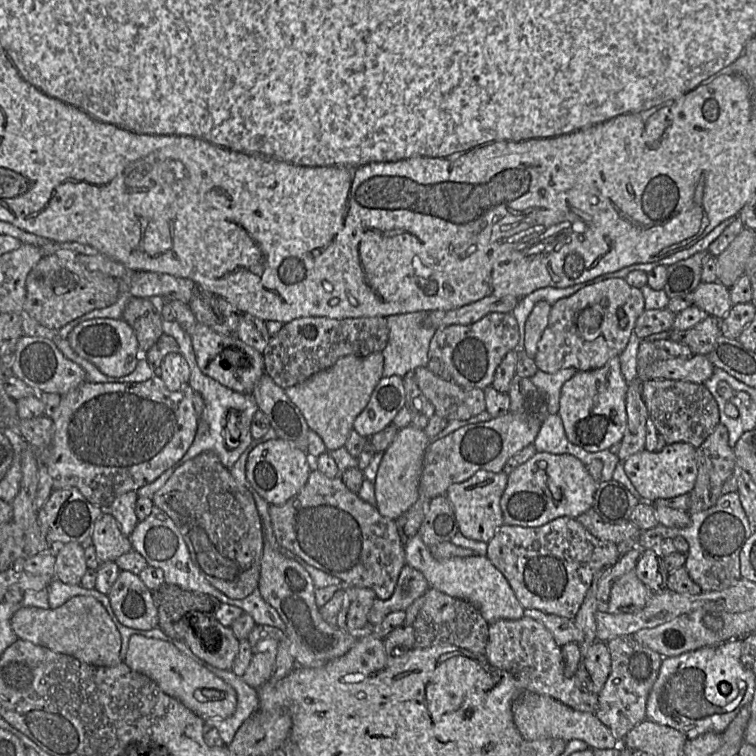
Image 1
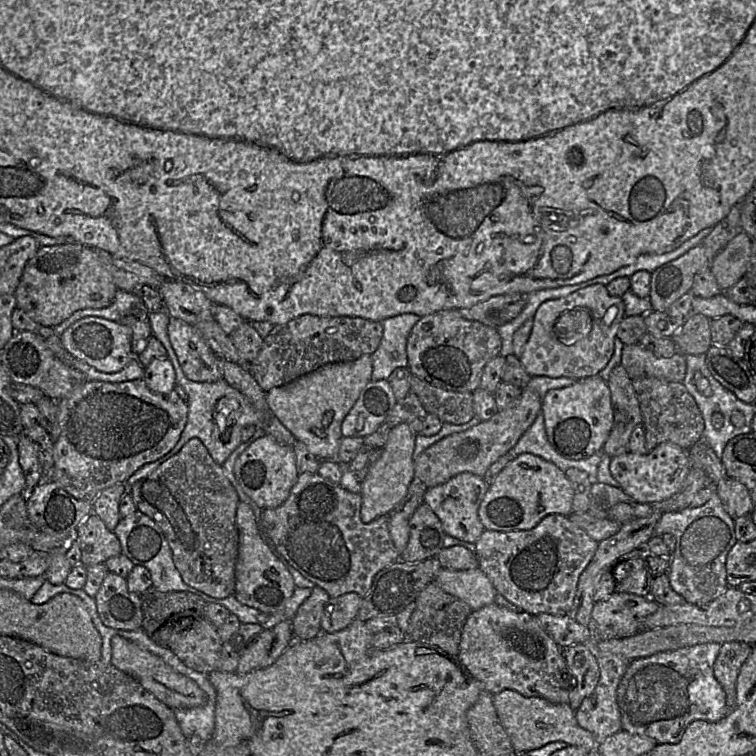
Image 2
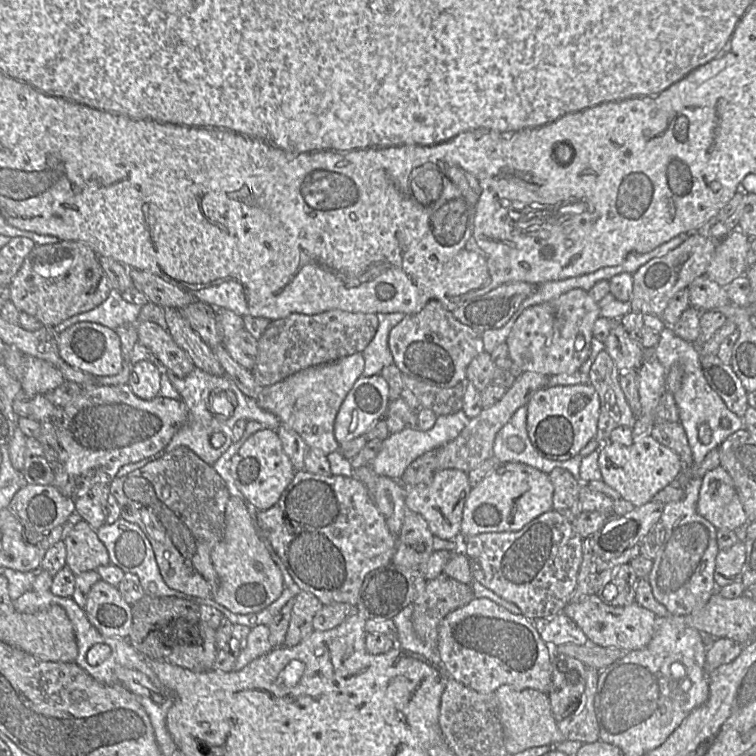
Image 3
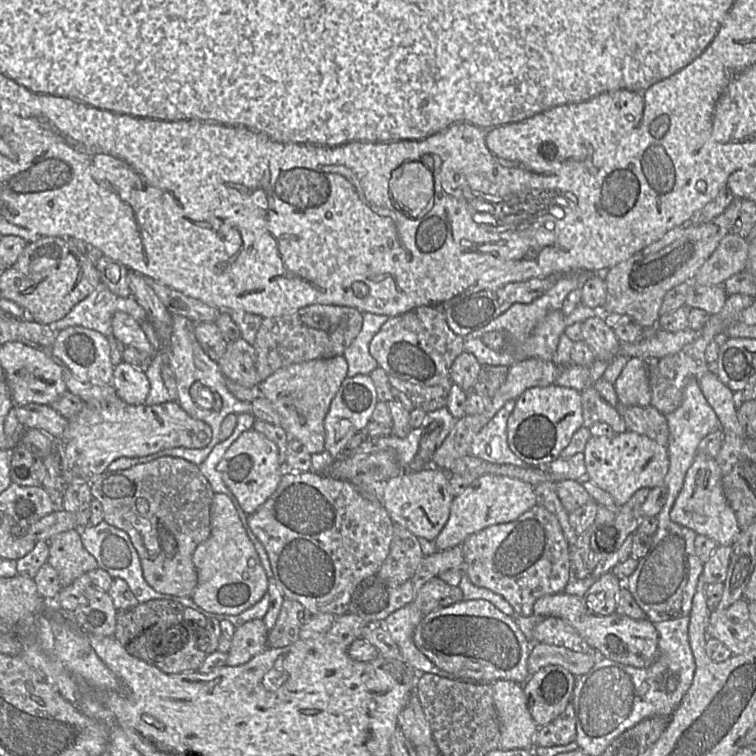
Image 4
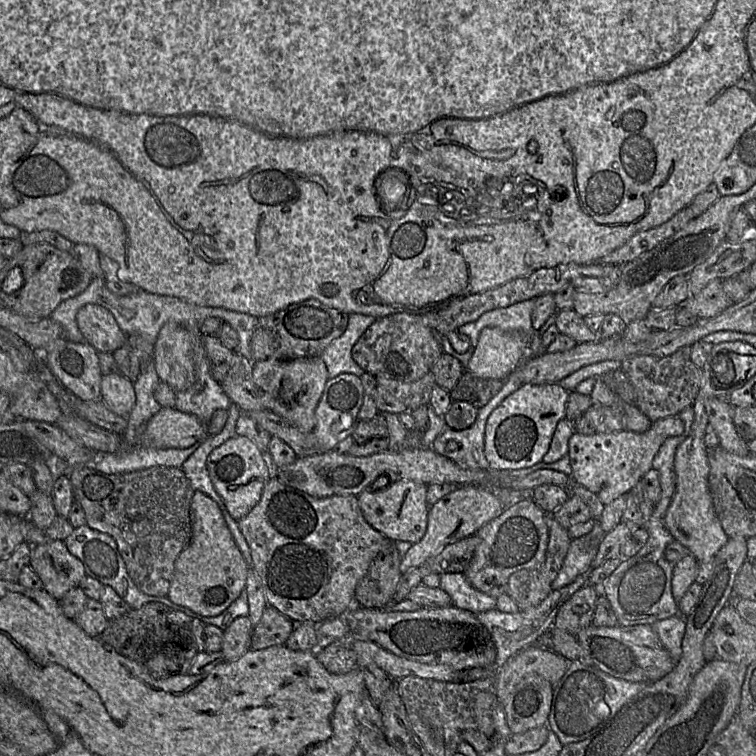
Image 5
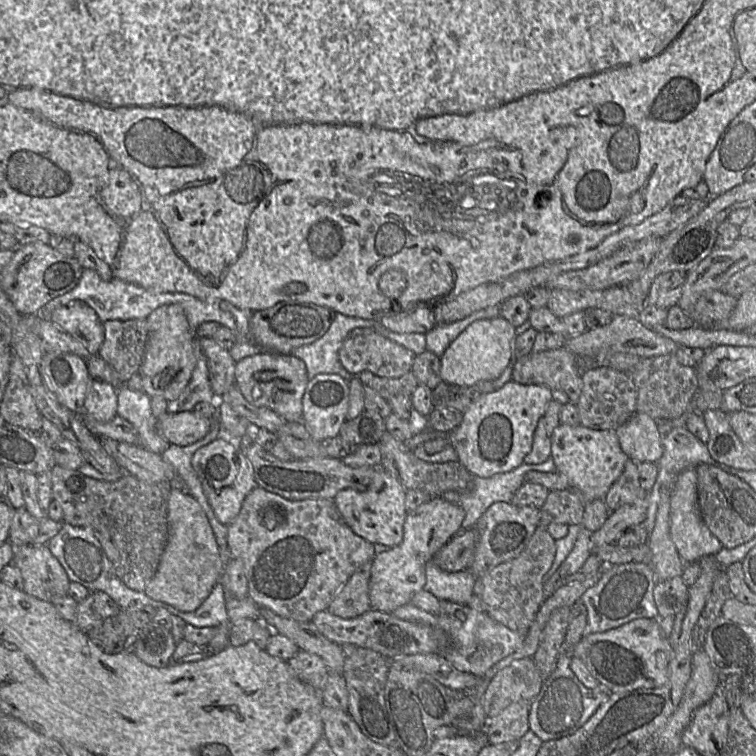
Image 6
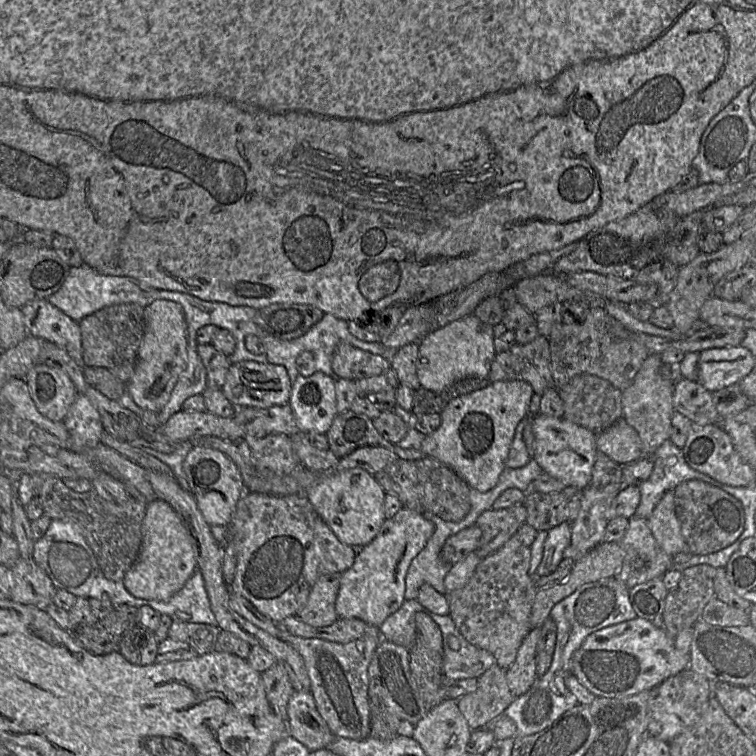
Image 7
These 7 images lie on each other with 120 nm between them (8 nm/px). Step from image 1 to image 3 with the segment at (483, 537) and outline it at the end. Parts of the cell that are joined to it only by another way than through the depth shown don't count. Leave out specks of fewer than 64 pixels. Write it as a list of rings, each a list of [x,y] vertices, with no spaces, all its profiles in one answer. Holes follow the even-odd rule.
[[[446,469],[436,471],[429,482],[405,491],[404,500],[407,510],[420,514],[427,521],[434,537],[443,540],[458,540],[463,508],[471,490],[467,472]]]

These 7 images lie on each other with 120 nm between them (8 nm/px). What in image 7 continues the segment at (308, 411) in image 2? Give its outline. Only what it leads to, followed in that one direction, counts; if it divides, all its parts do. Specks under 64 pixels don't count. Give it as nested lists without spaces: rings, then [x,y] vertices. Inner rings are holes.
[[[247,360],[231,363],[221,391],[237,408],[270,408],[276,405],[289,404],[291,388],[292,382],[284,366]]]

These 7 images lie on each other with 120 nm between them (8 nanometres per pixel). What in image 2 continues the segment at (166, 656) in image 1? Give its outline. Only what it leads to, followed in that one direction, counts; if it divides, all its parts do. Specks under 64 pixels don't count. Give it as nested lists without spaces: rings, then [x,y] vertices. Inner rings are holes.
[[[114,636],[111,644],[112,665],[135,678],[147,691],[169,708],[188,709],[204,705],[207,702],[206,693],[194,680],[174,670],[159,656],[142,649],[134,642],[121,636]]]

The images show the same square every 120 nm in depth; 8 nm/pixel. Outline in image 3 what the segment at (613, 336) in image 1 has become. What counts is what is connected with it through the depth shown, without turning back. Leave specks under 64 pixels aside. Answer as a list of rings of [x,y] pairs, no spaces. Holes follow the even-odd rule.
[[[574,289],[561,296],[526,309],[515,321],[505,344],[508,357],[521,371],[532,371],[547,376],[573,374],[589,358],[593,328],[601,317],[598,303],[588,291]]]

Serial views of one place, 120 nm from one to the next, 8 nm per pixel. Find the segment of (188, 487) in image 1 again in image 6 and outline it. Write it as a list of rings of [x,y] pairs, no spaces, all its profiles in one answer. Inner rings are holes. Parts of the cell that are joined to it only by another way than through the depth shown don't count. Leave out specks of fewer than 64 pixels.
[[[56,465],[51,471],[51,480],[52,480],[52,495],[53,501],[57,502],[62,511],[63,511],[63,522],[65,524],[82,527],[86,530],[90,530],[93,535],[101,543],[105,554],[107,555],[109,561],[112,564],[113,571],[115,575],[130,589],[144,592],[147,584],[151,581],[155,575],[157,568],[160,563],[160,559],[164,552],[167,540],[168,540],[168,500],[171,494],[171,486],[168,482],[162,482],[157,484],[150,484],[144,481],[137,479],[132,475],[124,475],[116,481],[103,481],[98,480],[92,477],[88,477],[80,472],[80,470],[71,470],[60,467]]]

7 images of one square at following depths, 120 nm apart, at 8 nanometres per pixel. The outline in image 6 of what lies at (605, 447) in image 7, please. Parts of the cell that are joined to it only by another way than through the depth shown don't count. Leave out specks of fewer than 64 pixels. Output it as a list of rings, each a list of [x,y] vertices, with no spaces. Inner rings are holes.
[[[635,412],[615,430],[622,451],[637,463],[657,463],[663,455],[657,421],[649,415]]]

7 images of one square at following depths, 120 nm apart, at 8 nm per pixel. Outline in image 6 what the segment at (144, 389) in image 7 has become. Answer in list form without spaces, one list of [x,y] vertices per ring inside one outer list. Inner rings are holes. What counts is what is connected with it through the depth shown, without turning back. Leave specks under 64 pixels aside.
[[[163,305],[147,318],[147,343],[139,369],[142,390],[151,398],[163,397],[168,402],[177,399],[189,384],[195,367],[193,341],[196,334],[189,327],[180,305]]]

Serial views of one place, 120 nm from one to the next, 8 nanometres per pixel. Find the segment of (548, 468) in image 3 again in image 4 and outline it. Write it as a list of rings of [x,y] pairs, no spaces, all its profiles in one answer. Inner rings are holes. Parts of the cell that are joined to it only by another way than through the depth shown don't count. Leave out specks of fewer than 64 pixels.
[[[515,400],[508,401],[496,415],[477,433],[471,444],[470,454],[495,464],[526,466],[509,448],[507,421]]]

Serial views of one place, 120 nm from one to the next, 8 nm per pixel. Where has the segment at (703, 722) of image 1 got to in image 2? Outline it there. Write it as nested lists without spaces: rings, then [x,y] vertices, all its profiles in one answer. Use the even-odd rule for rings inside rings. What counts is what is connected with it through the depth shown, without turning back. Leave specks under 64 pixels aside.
[[[704,643],[631,660],[617,689],[621,731],[651,738],[658,744],[677,744],[692,722],[718,722],[724,718],[731,707],[728,707],[726,693],[713,671],[720,648],[720,643]]]

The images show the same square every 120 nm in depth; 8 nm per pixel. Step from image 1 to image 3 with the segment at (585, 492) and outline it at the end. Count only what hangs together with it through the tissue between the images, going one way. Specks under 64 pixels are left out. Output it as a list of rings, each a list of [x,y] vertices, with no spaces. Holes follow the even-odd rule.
[[[519,462],[500,463],[470,491],[463,508],[459,539],[486,532],[521,530],[533,519],[553,510],[553,492],[549,474]]]

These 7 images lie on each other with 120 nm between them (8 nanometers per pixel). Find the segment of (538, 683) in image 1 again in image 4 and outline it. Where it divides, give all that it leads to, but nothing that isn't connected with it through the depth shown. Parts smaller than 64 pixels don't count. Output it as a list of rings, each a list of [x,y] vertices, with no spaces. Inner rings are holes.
[[[462,600],[427,614],[416,627],[413,639],[421,653],[439,669],[452,674],[455,680],[489,684],[509,680],[523,685],[530,677],[527,662],[533,640],[524,635],[513,616],[504,614],[487,600]]]

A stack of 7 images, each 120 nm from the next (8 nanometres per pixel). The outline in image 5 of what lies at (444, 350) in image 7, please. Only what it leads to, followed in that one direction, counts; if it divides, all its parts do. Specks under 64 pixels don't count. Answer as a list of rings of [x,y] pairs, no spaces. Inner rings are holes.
[[[484,328],[465,371],[483,379],[504,381],[530,356],[530,340],[517,332]]]

